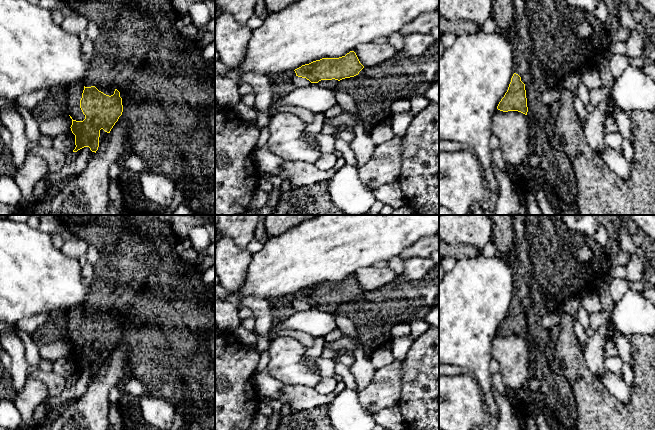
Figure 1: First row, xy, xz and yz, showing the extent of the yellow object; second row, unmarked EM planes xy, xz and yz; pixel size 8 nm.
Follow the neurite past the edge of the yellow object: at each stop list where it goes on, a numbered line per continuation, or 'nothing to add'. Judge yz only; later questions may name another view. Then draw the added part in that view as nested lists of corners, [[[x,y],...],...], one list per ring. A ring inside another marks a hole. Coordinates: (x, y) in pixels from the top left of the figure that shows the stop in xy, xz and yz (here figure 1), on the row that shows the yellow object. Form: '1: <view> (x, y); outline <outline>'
1: yz (521, 68); outline [[[513,49],[514,56],[514,73],[521,77],[521,81],[525,84],[530,79],[530,70],[528,61],[523,57],[519,51]]]

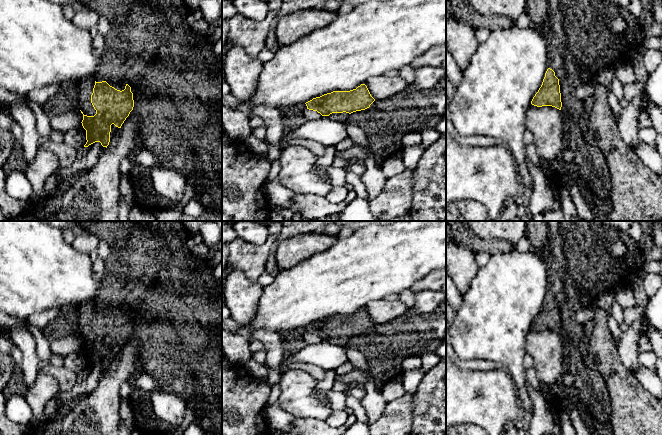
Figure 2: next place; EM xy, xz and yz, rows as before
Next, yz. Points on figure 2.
1: yz (555, 63); outline [[[547,44],[548,51],[548,68],[555,72],[555,76],[559,79],[564,74],[564,65],[562,56],[557,52],[553,46]]]

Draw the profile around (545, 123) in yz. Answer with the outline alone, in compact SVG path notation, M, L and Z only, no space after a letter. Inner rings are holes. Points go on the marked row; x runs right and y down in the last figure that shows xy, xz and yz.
M530 105L526 111L526 128L533 136L536 151L543 160L556 160L563 151L563 117L552 106Z

